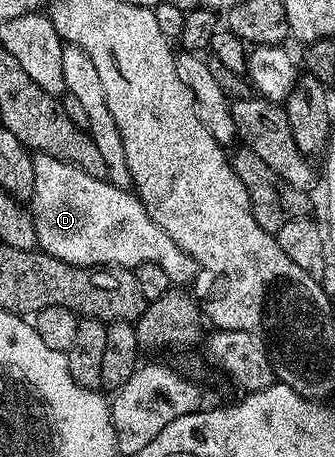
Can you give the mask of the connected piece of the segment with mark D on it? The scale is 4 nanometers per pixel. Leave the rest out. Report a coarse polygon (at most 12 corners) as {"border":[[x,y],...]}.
{"border":[[46,153],[27,198],[40,252],[86,267],[199,266],[141,201]]}

